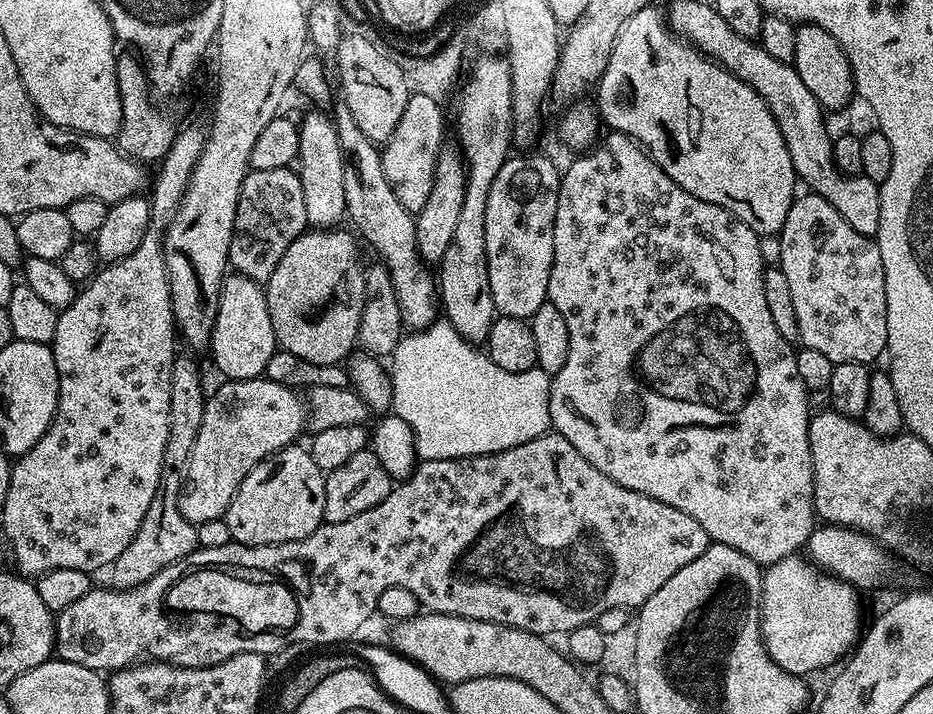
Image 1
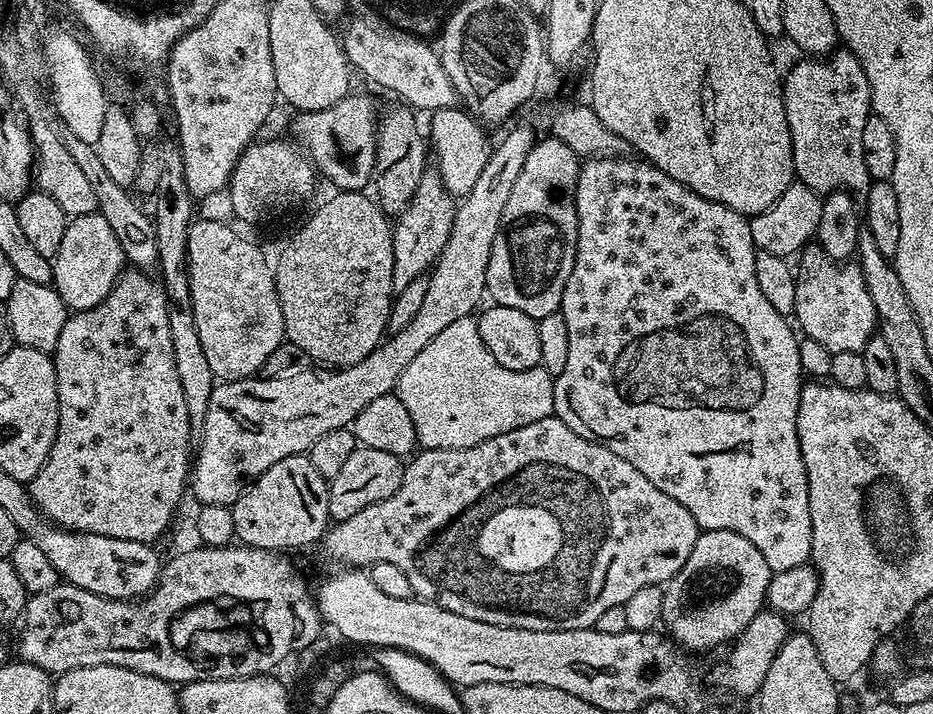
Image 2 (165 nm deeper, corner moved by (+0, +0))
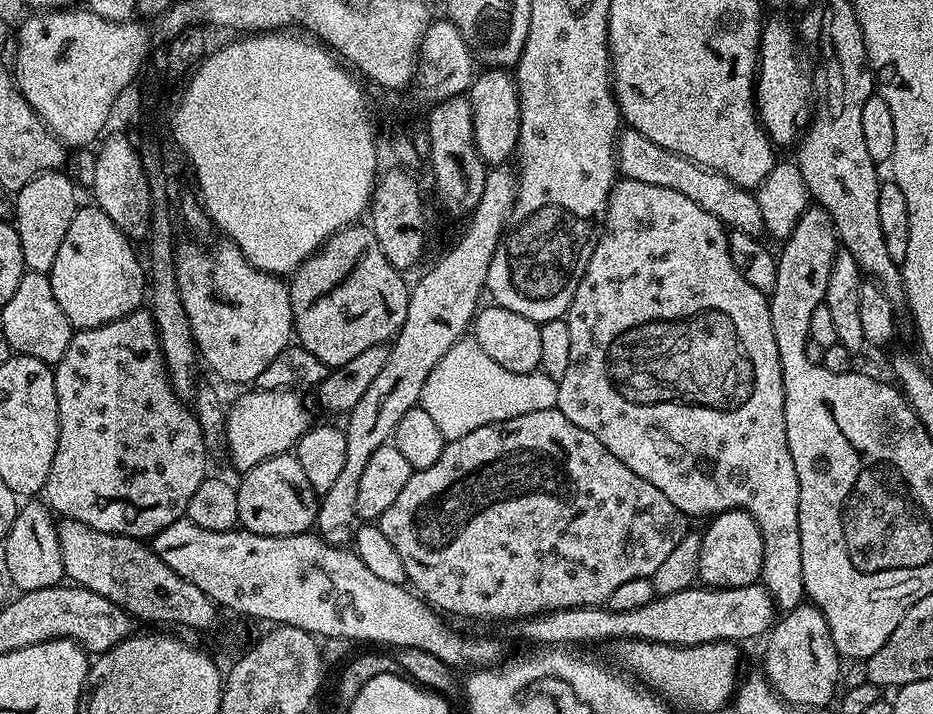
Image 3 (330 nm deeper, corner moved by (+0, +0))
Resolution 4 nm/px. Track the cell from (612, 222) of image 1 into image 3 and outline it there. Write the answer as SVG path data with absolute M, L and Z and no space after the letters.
M617 179L608 196L608 212L604 215L604 227L594 246L594 254L590 254L590 262L566 313L570 326L570 366L566 366L566 374L558 381L556 407L574 422L574 426L582 426L586 434L594 434L594 438L598 438L618 462L626 462L638 478L646 478L650 486L658 486L658 490L662 490L662 494L666 494L685 517L711 518L717 512L729 512L735 508L748 512L750 518L758 522L762 534L764 557L760 580L772 591L777 609L787 610L805 603L806 597L802 582L802 534L798 534L798 474L794 474L794 458L790 458L790 446L786 442L782 366L778 362L778 342L774 342L768 301L765 293L754 290L754 286L738 274L728 249L726 226L717 216L702 210L698 202L690 202L690 198L678 194L678 190Z

